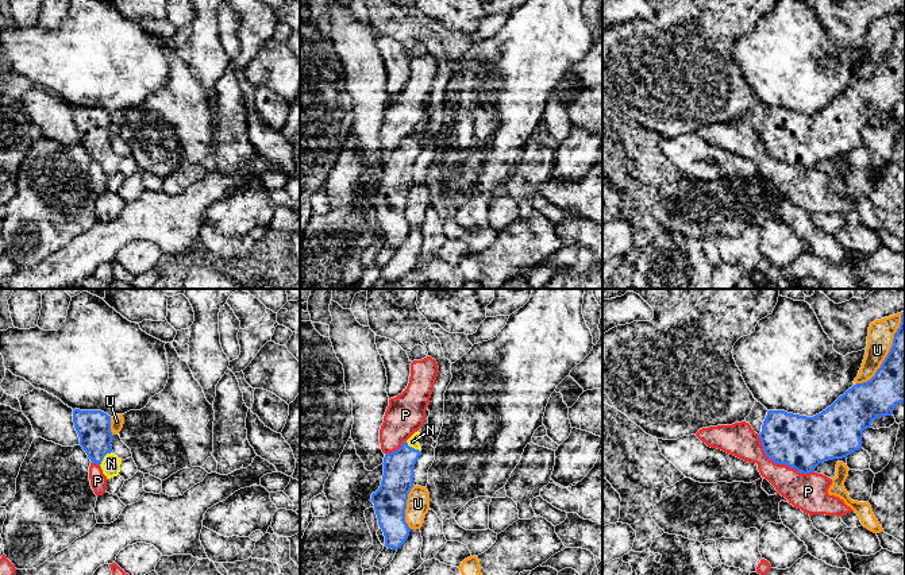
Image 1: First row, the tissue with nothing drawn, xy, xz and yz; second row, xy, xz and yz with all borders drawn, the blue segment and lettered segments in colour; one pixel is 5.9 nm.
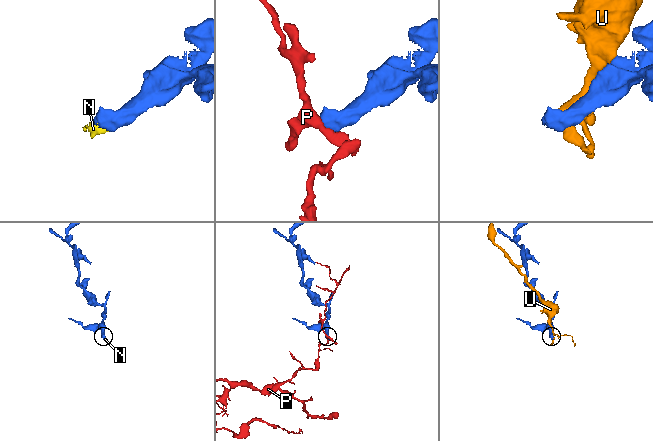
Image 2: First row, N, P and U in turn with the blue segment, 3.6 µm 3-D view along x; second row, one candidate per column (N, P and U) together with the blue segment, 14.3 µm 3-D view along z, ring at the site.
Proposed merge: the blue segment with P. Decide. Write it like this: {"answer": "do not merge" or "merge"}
{"answer": "do not merge"}

